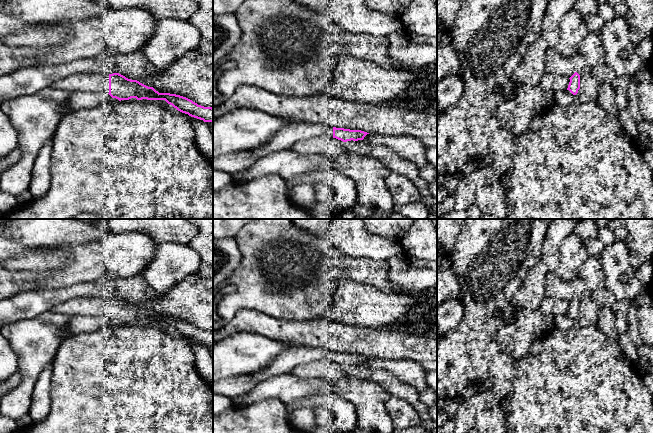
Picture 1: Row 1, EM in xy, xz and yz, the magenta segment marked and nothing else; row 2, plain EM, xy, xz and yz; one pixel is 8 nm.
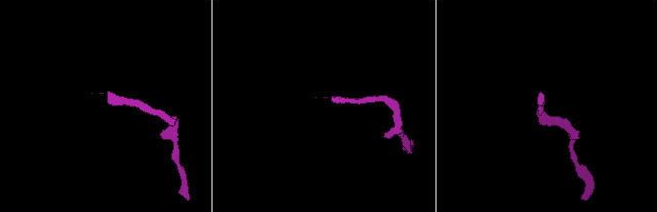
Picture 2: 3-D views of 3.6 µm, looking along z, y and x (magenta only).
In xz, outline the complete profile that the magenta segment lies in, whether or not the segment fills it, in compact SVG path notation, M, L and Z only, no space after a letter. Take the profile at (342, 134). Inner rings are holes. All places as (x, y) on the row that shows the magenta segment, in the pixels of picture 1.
M296 122L278 131L268 142L249 150L257 159L274 152L290 149L295 143L319 136L336 138L343 142L363 140L369 134L361 130L336 128L321 123Z

